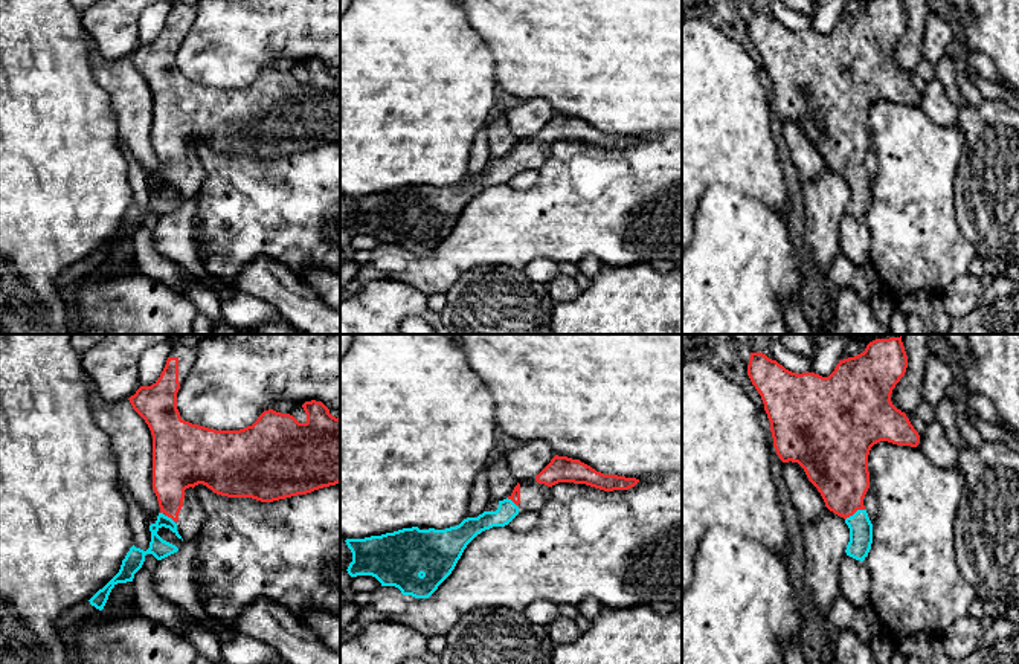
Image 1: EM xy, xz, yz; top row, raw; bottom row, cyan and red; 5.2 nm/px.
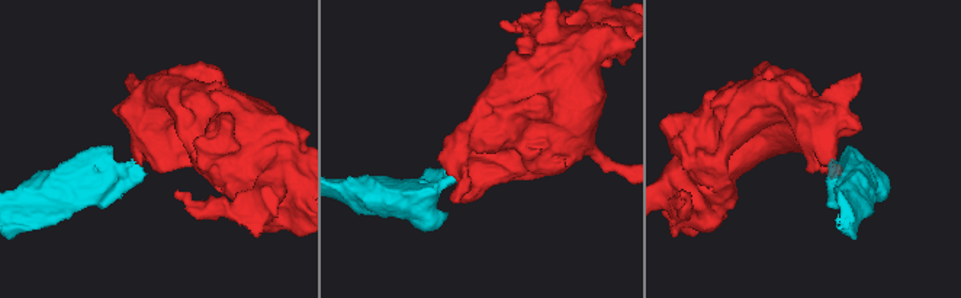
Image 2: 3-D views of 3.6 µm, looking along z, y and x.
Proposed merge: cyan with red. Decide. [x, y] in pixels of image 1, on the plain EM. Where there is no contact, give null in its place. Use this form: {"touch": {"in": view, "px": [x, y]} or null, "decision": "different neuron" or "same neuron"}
{"touch": {"in": "yz", "px": [855, 171]}, "decision": "same neuron"}

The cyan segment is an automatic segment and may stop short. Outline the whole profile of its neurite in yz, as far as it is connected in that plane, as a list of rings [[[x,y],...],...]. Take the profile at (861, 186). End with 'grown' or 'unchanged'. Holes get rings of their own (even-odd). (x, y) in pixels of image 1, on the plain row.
[[[870,0],[863,11],[839,18],[828,35],[815,31],[796,32],[763,11],[751,11],[747,34],[761,53],[764,69],[770,79],[773,105],[783,121],[798,121],[808,139],[821,151],[825,165],[845,177],[850,186],[847,214],[863,220],[873,201],[873,182],[863,163],[870,147],[868,113],[874,102],[888,99],[897,104],[917,105],[920,93],[905,70],[891,60],[891,52],[908,26],[903,0]]]; grown

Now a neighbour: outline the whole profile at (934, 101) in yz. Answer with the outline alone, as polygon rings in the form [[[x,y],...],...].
[[[937,78],[926,84],[920,95],[920,108],[938,125],[958,125],[958,107],[947,98],[944,85]]]

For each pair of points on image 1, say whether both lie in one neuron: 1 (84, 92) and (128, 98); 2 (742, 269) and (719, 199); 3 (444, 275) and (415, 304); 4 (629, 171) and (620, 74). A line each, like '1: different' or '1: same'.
1: different
2: same
3: different
4: different

